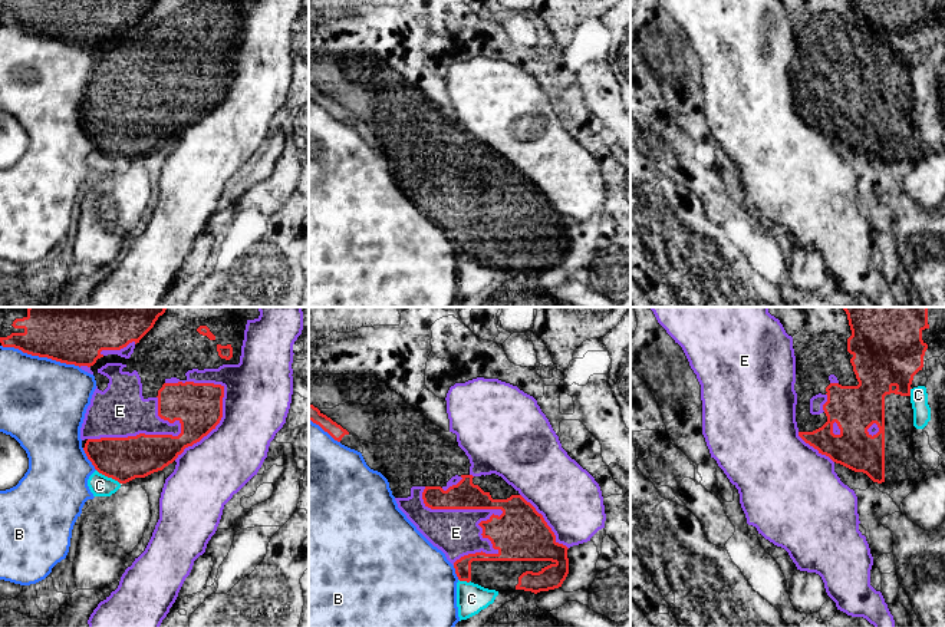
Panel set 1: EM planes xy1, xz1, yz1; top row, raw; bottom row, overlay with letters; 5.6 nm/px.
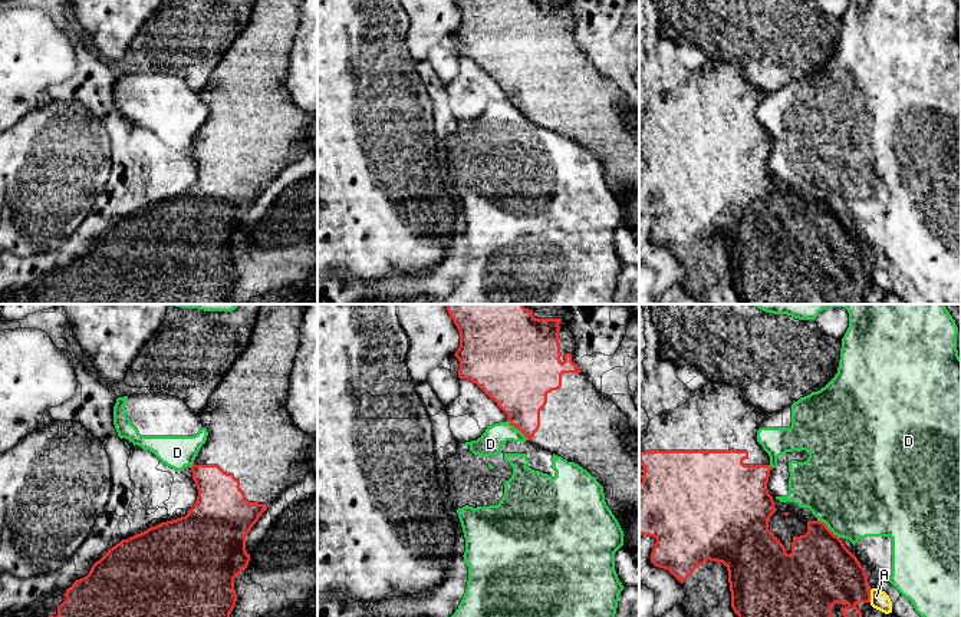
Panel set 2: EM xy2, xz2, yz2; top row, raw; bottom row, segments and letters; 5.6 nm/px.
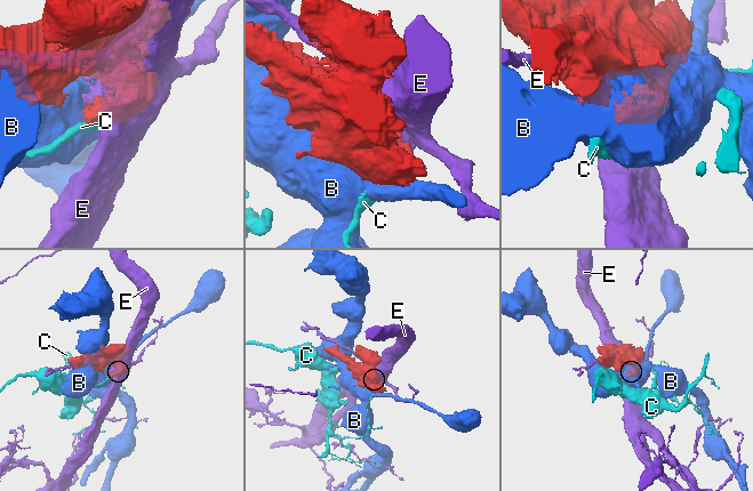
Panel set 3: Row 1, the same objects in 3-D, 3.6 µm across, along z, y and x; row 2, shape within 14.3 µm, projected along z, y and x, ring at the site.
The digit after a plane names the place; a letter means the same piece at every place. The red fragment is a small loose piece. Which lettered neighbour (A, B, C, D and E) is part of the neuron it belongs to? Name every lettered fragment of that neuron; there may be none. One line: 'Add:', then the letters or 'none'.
Add: none

